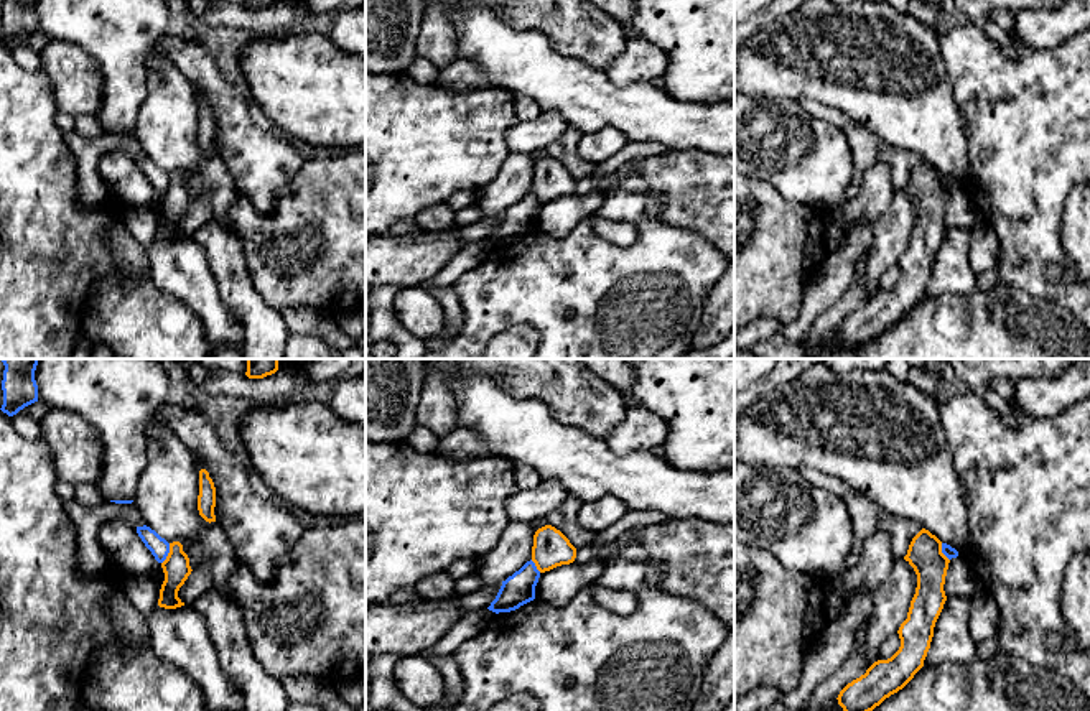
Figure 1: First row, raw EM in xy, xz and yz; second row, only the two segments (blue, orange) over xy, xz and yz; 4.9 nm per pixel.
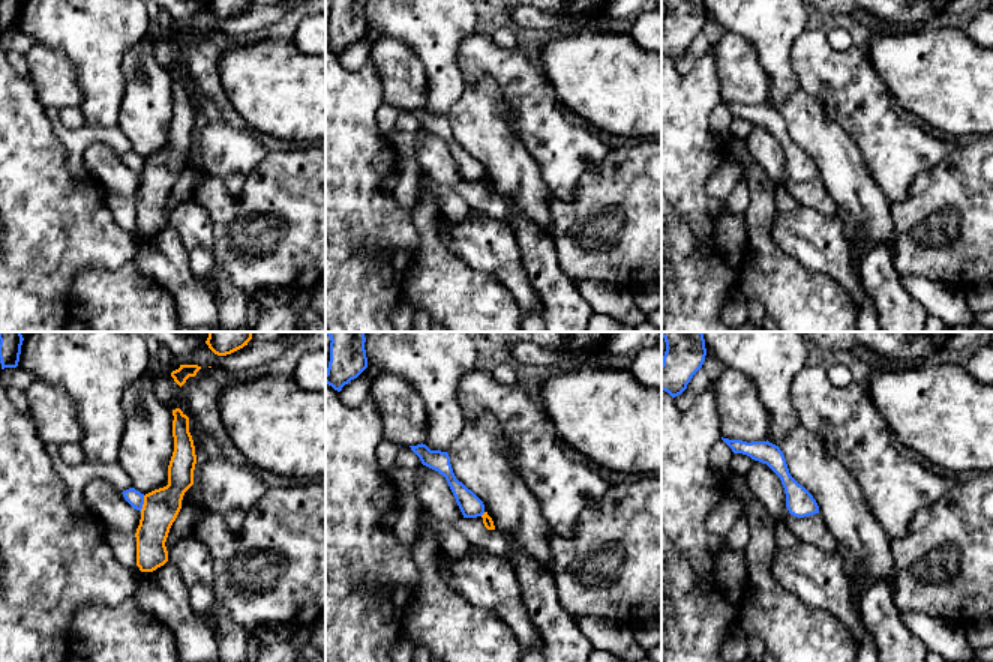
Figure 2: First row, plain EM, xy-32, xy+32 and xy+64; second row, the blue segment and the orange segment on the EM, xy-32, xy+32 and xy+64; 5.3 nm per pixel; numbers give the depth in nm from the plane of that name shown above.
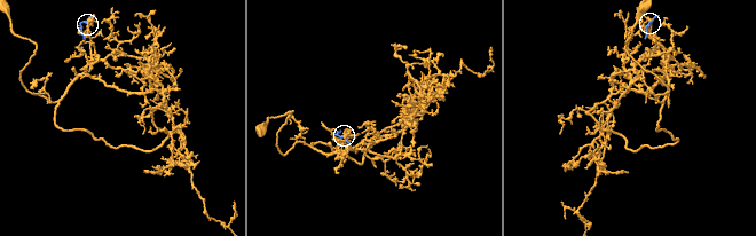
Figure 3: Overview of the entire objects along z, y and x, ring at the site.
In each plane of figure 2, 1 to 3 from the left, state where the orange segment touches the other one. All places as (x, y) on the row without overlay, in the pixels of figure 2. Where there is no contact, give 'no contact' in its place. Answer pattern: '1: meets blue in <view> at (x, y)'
1: meets blue in xy-32 at (143, 167)
2: meets blue in xy+32 at (482, 177)
3: no contact

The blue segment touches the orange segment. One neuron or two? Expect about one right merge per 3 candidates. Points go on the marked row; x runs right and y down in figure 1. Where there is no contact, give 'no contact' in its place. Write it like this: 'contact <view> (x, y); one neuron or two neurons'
contact xy (168, 552); two neurons

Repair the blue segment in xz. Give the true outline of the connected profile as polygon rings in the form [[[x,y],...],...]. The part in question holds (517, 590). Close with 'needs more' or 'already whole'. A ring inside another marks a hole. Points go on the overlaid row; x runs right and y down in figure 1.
[[[532,560],[527,561],[519,571],[502,581],[496,599],[487,609],[496,614],[510,612],[533,601],[538,578],[540,571],[537,569],[535,563]]] | already whole

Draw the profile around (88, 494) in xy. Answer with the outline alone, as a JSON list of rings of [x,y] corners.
[[[91,482],[77,484],[74,499],[86,507],[94,507],[104,500],[99,486]]]

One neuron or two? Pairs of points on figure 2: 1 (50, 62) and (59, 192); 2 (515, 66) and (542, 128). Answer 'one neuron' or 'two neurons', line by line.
1: two neurons
2: one neuron

